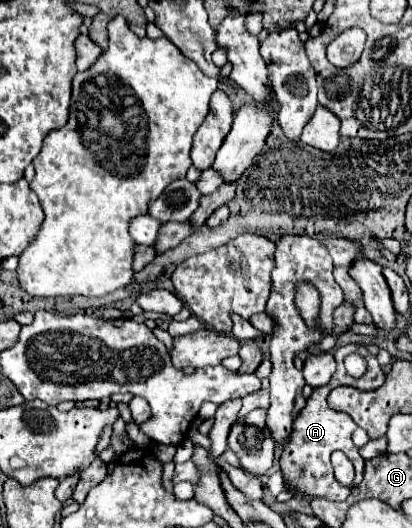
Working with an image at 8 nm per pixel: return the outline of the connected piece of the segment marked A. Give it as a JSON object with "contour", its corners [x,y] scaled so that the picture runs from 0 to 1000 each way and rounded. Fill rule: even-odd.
{"contour":[[[842,652],[842,655],[828,655],[813,663],[813,682],[818,682],[818,701],[813,708],[803,712],[803,720],[789,727],[789,731],[774,731],[774,735],[760,735],[755,750],[745,754],[745,769],[721,784],[716,792],[716,803],[711,803],[711,822],[697,837],[697,845],[687,848],[687,860],[682,860],[682,890],[687,890],[687,902],[692,902],[692,920],[697,924],[716,924],[726,932],[735,932],[750,947],[755,943],[799,943],[799,947],[837,947],[847,936],[852,936],[852,924],[823,917],[808,902],[808,886],[803,886],[803,875],[799,875],[799,864],[808,852],[828,852],[842,860],[842,867],[857,875],[862,883],[862,909],[857,909],[857,920],[867,920],[876,909],[881,909],[881,879],[886,871],[876,867],[871,860],[871,848],[857,841],[852,833],[852,822],[862,818],[867,803],[857,799],[857,792],[837,780],[823,780],[823,777],[808,777],[799,765],[794,765],[794,750],[808,735],[818,731],[857,731],[867,739],[915,739],[930,723],[934,723],[934,705],[925,701],[915,678],[886,659],[886,652]],[[852,667],[871,667],[891,686],[896,686],[896,701],[881,716],[852,716],[837,701],[833,701],[833,678]]]}

